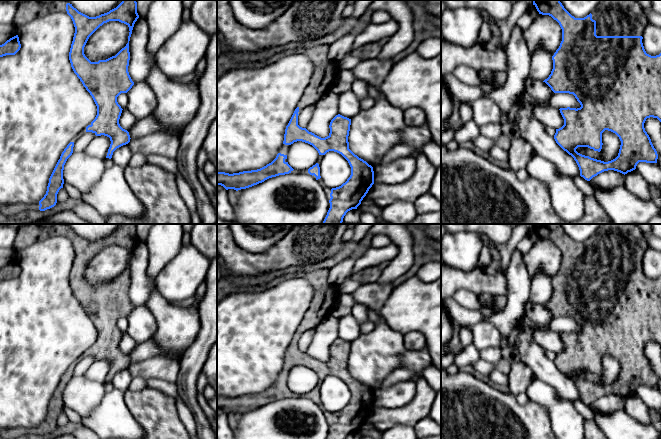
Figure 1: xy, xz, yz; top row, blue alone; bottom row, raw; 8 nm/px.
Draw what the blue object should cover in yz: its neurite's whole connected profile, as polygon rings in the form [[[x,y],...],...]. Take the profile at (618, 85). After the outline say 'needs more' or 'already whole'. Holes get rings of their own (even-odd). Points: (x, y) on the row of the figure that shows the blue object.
[[[533,0],[533,5],[536,7],[539,14],[551,16],[554,20],[556,20],[559,23],[562,29],[562,41],[560,43],[559,48],[552,56],[553,69],[549,77],[545,79],[543,82],[545,82],[554,93],[573,94],[581,105],[581,107],[577,109],[570,107],[559,109],[564,119],[564,125],[561,128],[556,129],[556,133],[554,135],[556,143],[564,151],[571,155],[576,161],[580,170],[580,176],[583,177],[585,180],[590,181],[593,177],[597,176],[598,174],[604,171],[614,170],[625,175],[628,172],[635,170],[639,162],[657,163],[658,154],[651,142],[649,135],[645,131],[644,123],[646,119],[650,117],[657,118],[661,122],[661,53],[656,56],[651,56],[647,54],[644,49],[642,43],[642,36],[644,34],[644,30],[647,24],[646,10],[644,10],[636,0],[601,0],[592,13],[590,13],[584,18],[575,18],[564,8],[560,0]],[[605,130],[615,133],[621,141],[619,153],[615,159],[608,162],[604,162],[601,160],[591,158],[589,156],[582,155],[576,151],[578,147],[588,147],[590,149],[593,149],[594,151],[600,152],[603,145],[602,133]]] | needs more

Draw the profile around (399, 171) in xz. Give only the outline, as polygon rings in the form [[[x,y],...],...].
[[[413,155],[398,158],[386,165],[373,167],[374,183],[395,186],[407,182],[415,173],[417,161]]]

